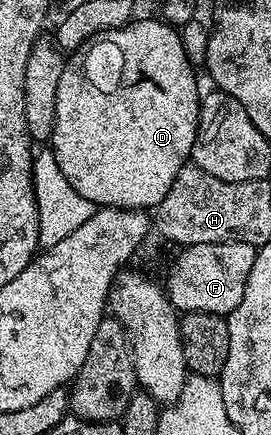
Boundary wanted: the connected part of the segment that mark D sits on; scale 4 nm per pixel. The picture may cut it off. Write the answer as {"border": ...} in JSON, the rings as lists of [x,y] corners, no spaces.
{"border":[[[132,19],[121,29],[108,29],[106,33],[98,34],[82,52],[75,56],[79,55],[80,57],[75,57],[72,61],[70,58],[64,64],[61,83],[57,87],[57,119],[49,142],[49,148],[57,159],[57,167],[61,167],[61,175],[69,179],[73,191],[85,195],[85,199],[89,199],[97,207],[154,210],[155,206],[161,203],[161,199],[169,195],[169,187],[173,187],[173,179],[177,179],[177,171],[181,171],[181,167],[191,161],[191,152],[199,122],[201,88],[199,89],[198,83],[195,82],[194,71],[196,70],[182,47],[180,30],[174,25],[168,25],[162,19],[156,19],[156,21]]]}

